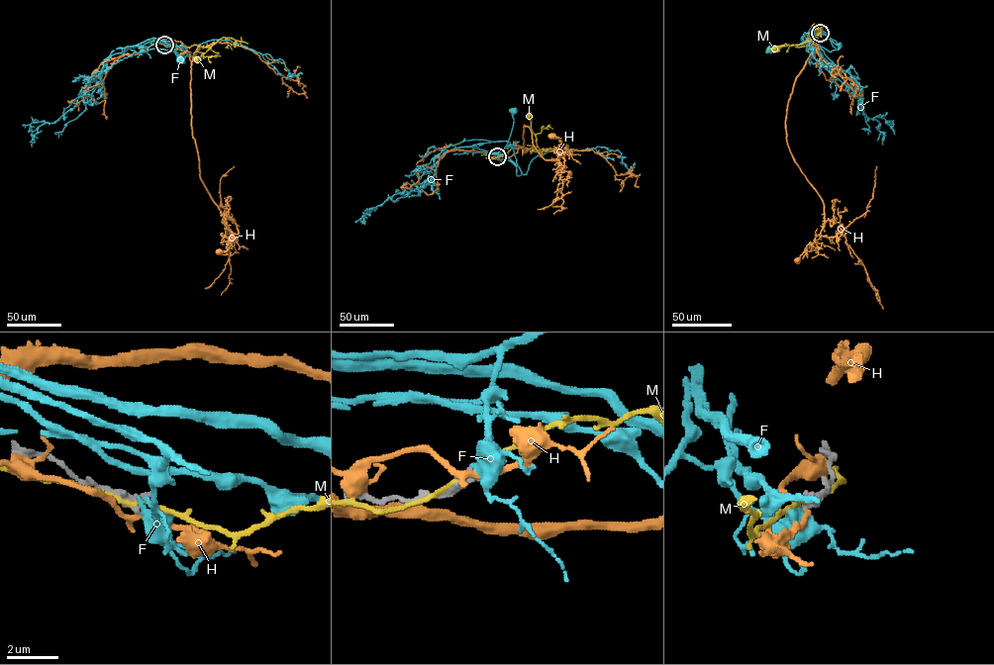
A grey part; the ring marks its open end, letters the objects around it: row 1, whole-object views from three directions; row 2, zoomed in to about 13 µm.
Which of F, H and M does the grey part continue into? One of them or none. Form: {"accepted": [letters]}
{"accepted": []}

